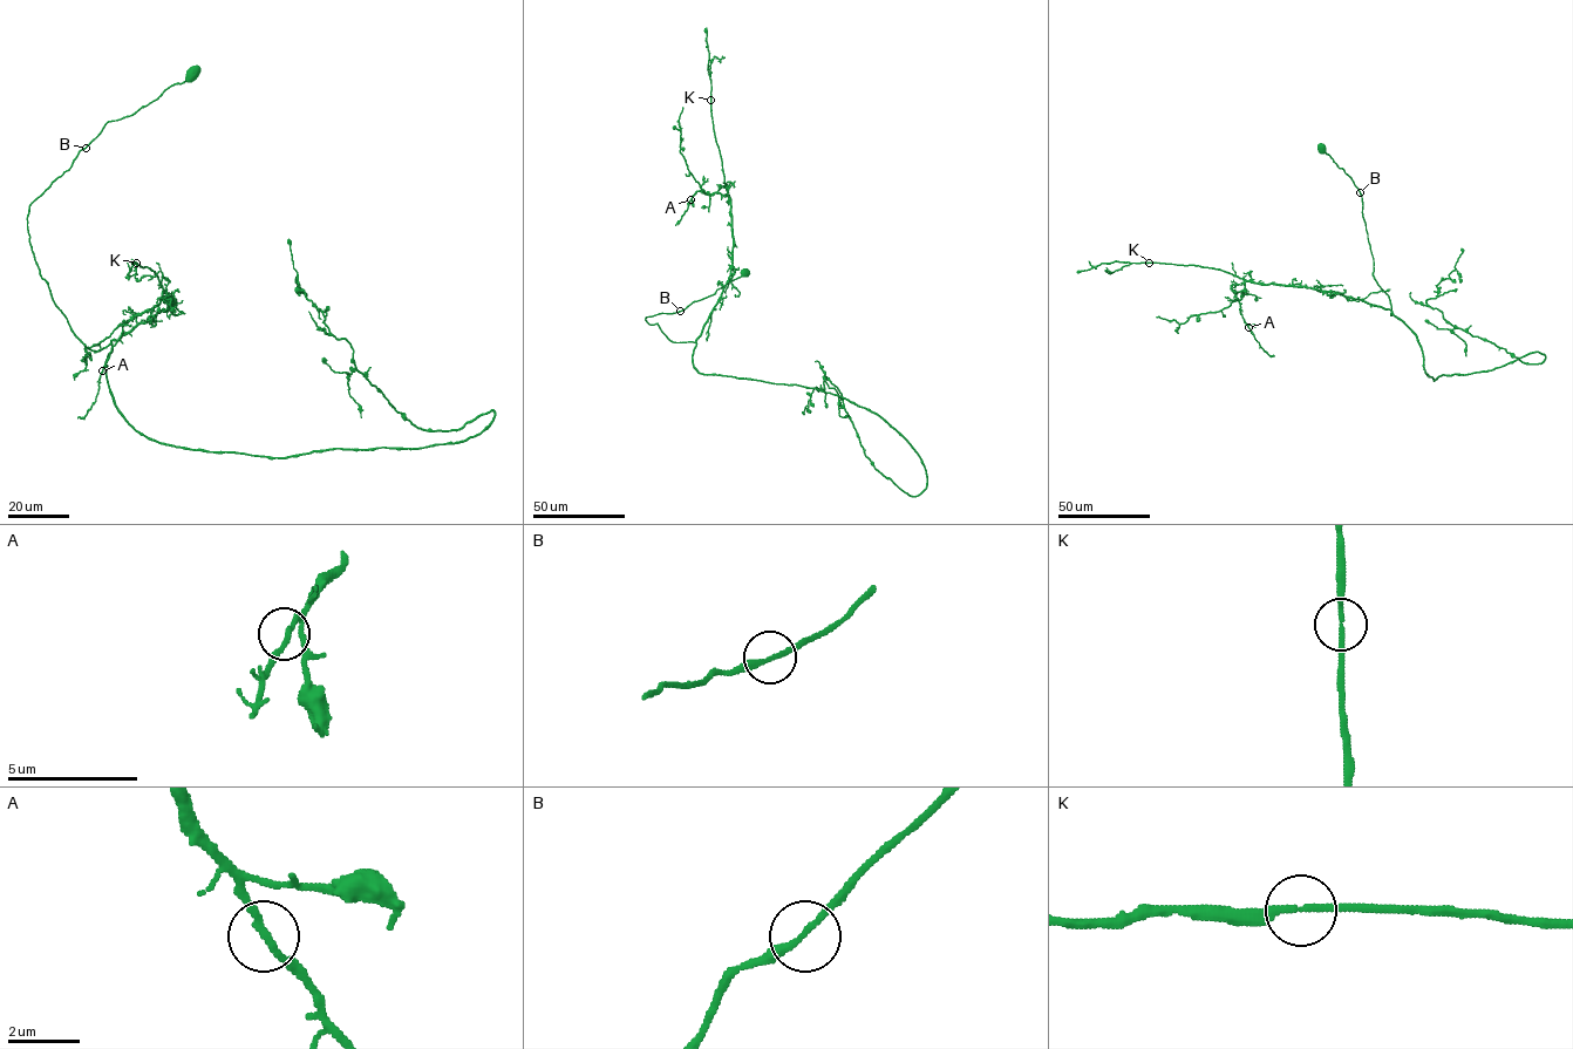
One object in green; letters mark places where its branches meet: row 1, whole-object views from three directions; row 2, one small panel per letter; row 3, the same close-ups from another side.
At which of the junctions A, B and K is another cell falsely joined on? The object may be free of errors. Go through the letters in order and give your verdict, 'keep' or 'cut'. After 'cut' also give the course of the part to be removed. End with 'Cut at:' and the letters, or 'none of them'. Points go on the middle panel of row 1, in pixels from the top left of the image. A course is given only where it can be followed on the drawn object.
A: keep
B: keep
K: keep
Cut at: none of them

